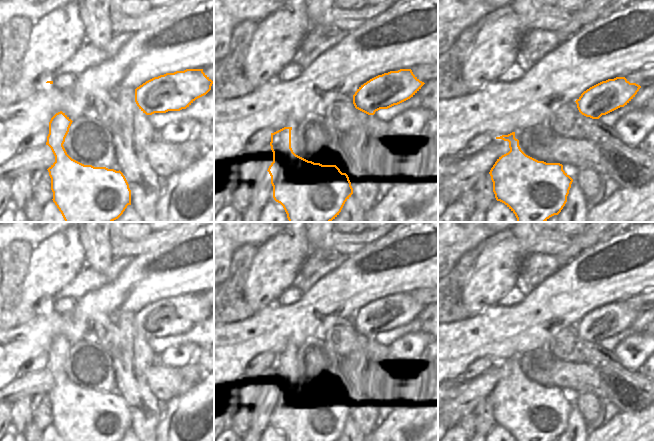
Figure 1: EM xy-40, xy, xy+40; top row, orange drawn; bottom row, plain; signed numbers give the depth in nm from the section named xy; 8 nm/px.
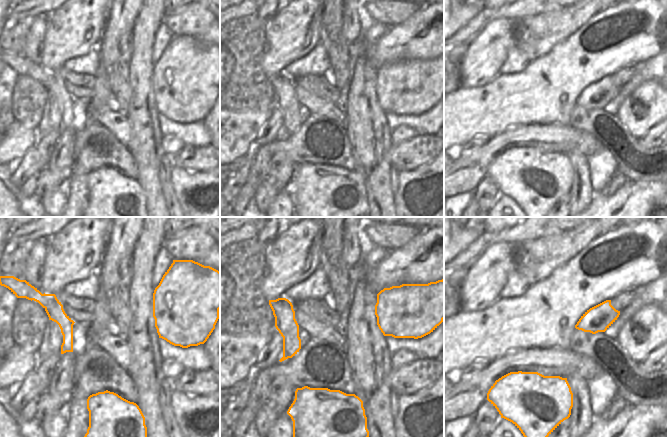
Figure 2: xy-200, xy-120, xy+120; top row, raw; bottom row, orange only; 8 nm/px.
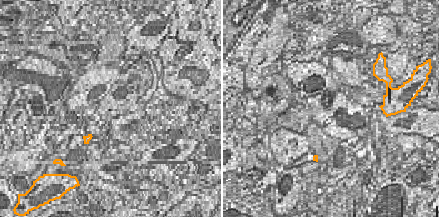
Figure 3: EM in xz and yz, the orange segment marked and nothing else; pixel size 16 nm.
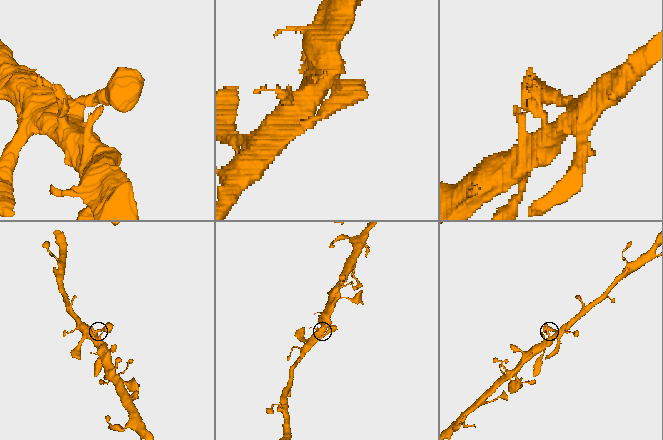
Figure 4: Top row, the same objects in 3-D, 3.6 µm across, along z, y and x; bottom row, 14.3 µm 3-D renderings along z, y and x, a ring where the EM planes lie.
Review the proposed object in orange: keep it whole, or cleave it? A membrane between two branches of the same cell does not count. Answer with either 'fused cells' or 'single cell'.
single cell

